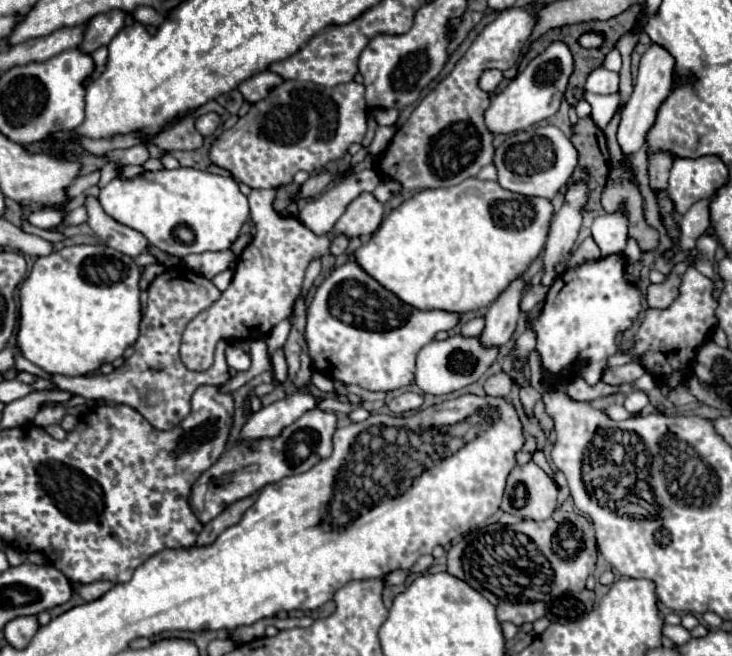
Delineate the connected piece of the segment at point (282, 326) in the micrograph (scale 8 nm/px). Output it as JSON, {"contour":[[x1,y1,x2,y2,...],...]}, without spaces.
{"contour":[[290,317,284,319,282,323,278,323,278,325,272,329,272,333,268,333,268,337,266,337,266,345,268,345,270,353,274,353,278,347,284,345,288,333,290,333]]}

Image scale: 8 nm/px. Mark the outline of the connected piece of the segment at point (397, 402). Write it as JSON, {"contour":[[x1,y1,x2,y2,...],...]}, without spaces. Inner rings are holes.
{"contour":[[408,391,408,393,402,393,402,395,394,397,394,399,388,403,388,407,390,407,392,413,400,415,400,413,406,413,406,411,414,411,414,409,418,409,418,407,422,405,422,401,424,401,422,395]]}

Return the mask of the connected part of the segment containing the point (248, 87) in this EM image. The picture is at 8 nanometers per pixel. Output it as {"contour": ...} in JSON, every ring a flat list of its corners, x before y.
{"contour":[[264,71,264,73,258,73,256,77,250,77,248,81,244,81,240,85,240,91,242,95,246,97,246,101,250,103,256,103,260,99,264,99,276,85,280,85,284,79,274,73,274,71]]}

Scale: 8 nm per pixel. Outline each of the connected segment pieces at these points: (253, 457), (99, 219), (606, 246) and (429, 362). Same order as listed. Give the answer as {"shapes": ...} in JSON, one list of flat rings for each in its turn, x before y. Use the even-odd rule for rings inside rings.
{"shapes":[[[314,409,304,413,292,425,284,427,276,437,262,437,256,441,242,439,238,443,228,445,228,449,218,457,218,461,210,469,206,469,192,485,192,511,202,523,208,523,218,517,228,505,258,493,264,485,312,469,316,463,320,463,332,453,332,435,336,431,336,425,336,413],[252,467,256,469,252,471]],[[86,197,86,209,88,209,88,225,90,229,112,249,128,255,138,257,148,249,148,239,134,231,132,227,126,227,112,217,108,217,102,209,96,197]],[[620,205,614,213,604,213,592,223,592,237,600,247,602,255,624,253,628,241,628,215]],[[460,335,448,337,446,341,432,341,420,353,416,361,416,385,430,395,448,395,458,391,474,381,478,381,484,371,496,361,498,349,480,349,478,337,464,339],[456,355,464,355,464,359,456,359]]]}

